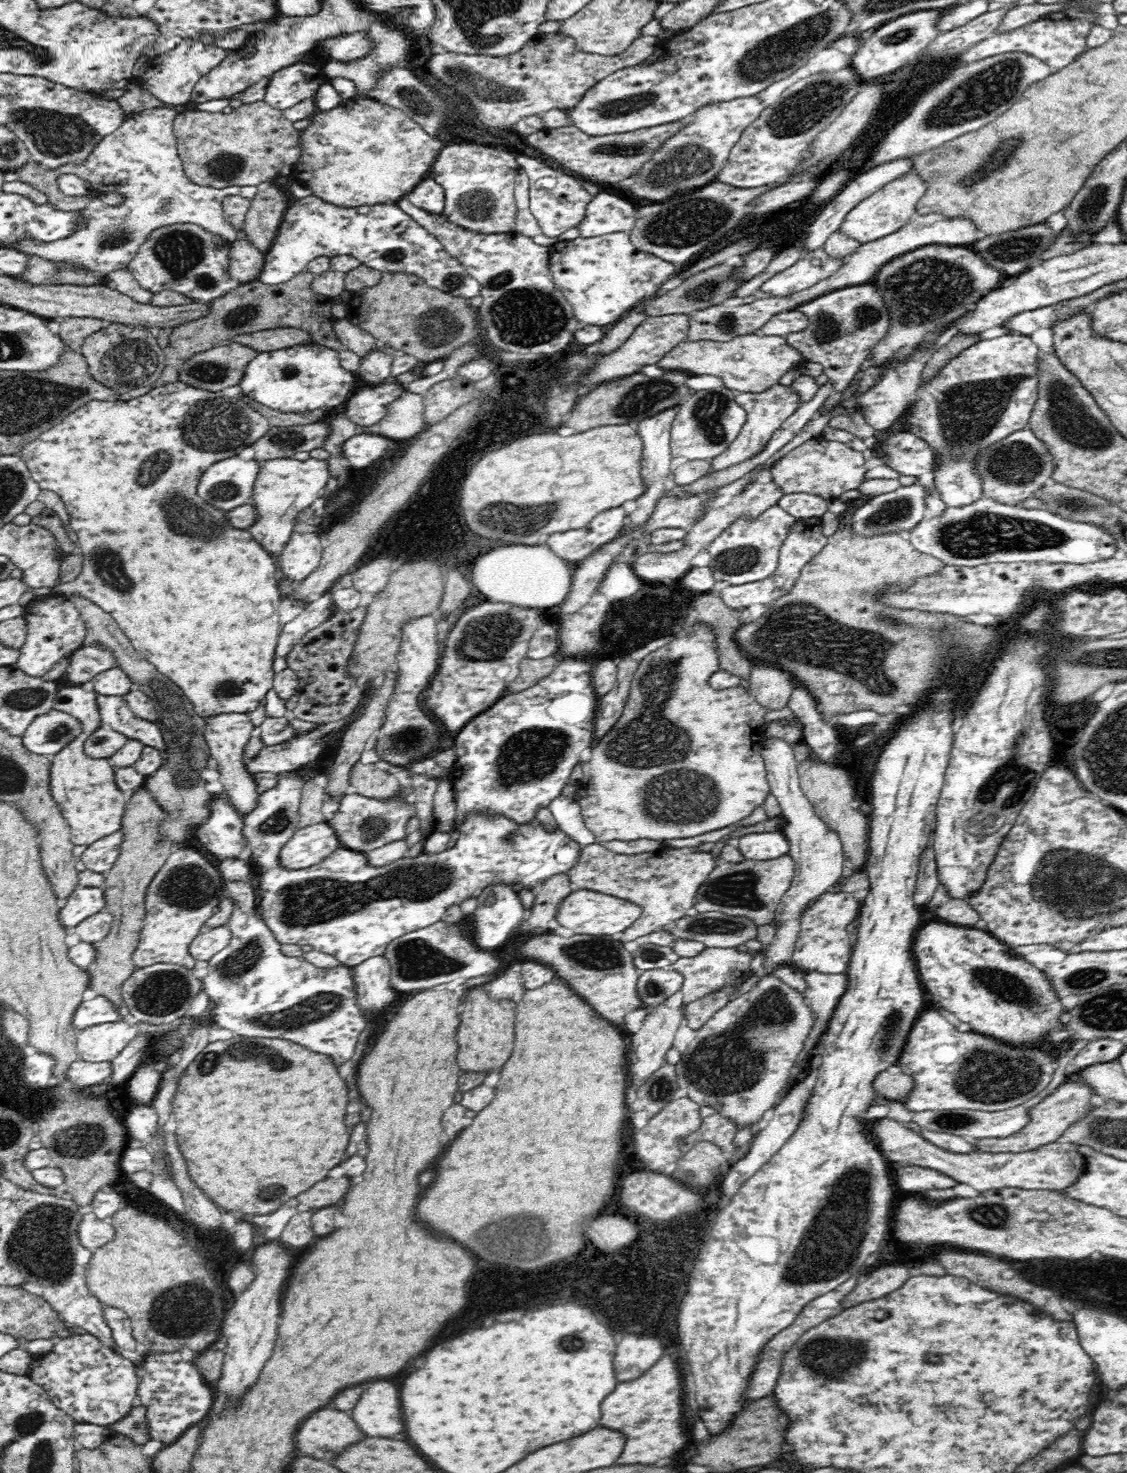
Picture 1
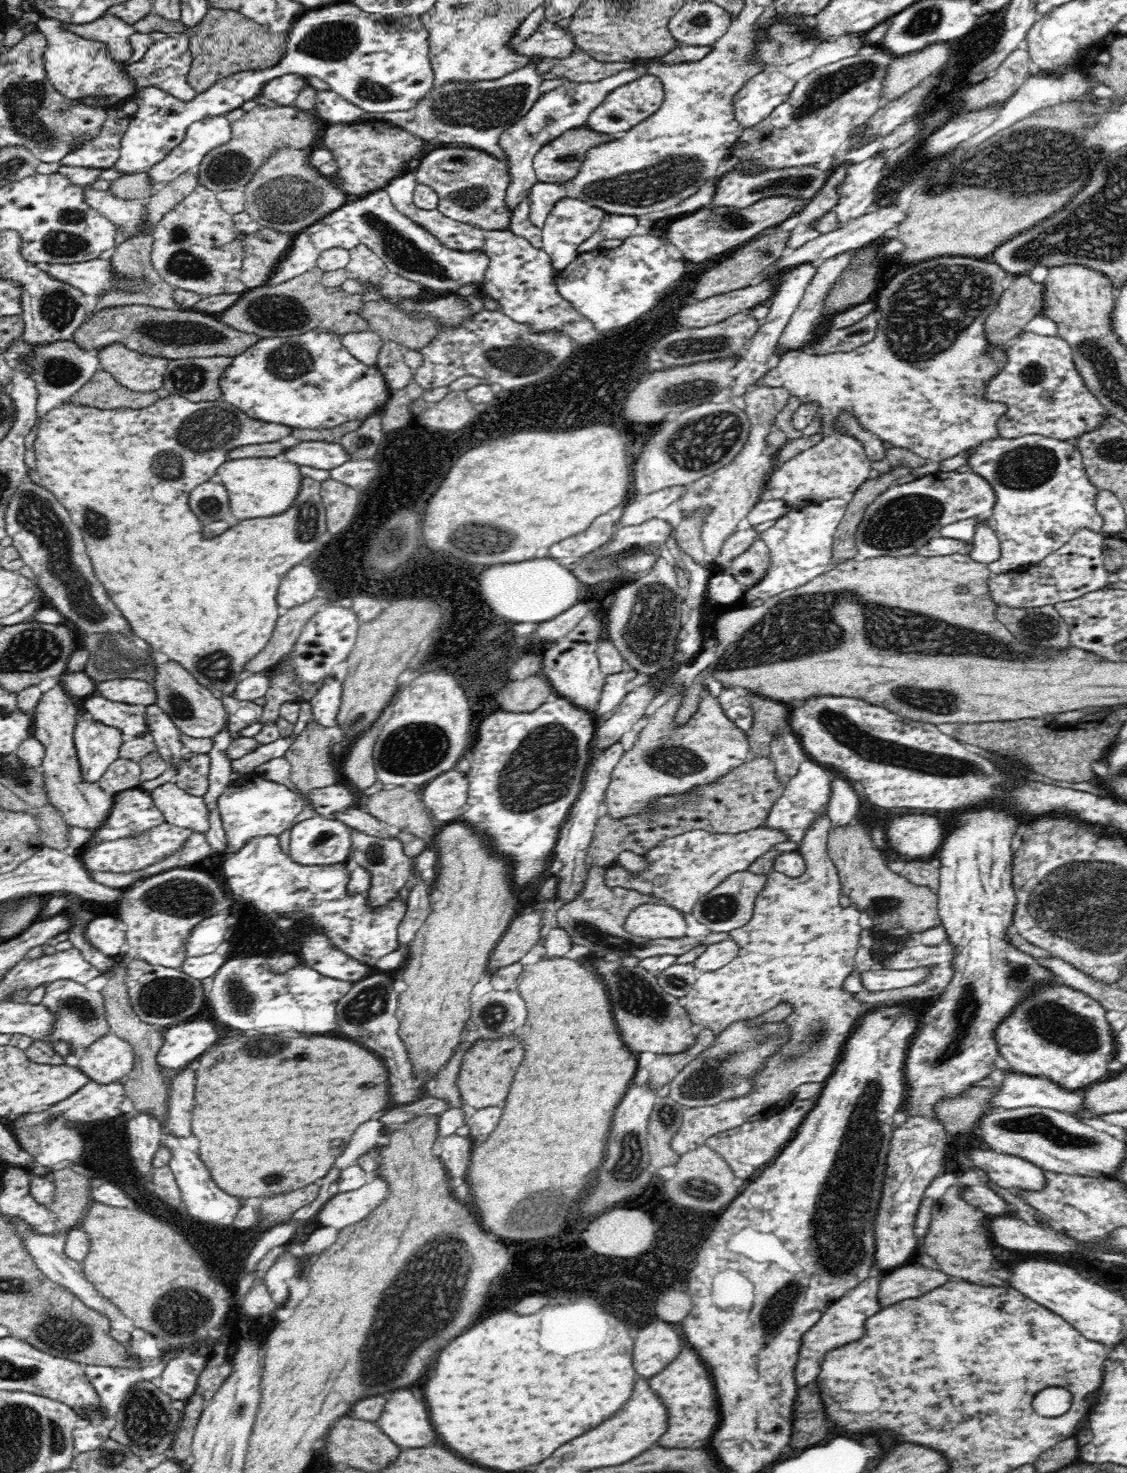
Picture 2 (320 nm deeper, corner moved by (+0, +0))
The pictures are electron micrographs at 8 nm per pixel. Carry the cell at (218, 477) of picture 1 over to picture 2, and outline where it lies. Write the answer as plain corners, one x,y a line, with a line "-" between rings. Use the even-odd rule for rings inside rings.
216,480
200,484
190,494
190,510
198,516
202,526
210,522
226,522
229,527
235,526
237,519
229,506
226,488

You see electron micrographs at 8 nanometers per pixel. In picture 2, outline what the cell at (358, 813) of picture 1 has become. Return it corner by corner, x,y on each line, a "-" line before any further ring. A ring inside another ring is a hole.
353,831
351,839
353,848
350,856
351,864
360,865
370,872
370,888
365,893
366,907
383,909
388,903
398,899
400,892
405,891
404,885
414,876
414,858
404,855
402,843
396,837
378,838
360,831

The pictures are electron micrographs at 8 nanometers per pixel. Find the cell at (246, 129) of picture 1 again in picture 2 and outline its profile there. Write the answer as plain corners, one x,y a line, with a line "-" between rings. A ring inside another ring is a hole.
261,103
231,124
232,138
225,145
212,149
197,167
201,185
210,190
229,191
238,189
238,186
246,186
262,160
268,158
276,148
312,147
318,136
318,128
322,126
314,113
292,105
272,108

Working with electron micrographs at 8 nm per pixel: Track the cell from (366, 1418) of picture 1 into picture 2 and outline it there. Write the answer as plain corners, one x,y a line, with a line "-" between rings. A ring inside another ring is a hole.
408,1390
392,1392
378,1424
392,1438
392,1442
402,1448
438,1444
434,1426
428,1420
426,1404

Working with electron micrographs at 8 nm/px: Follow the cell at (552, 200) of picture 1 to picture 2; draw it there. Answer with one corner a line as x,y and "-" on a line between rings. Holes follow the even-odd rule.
572,198
559,200
552,207
544,226
541,228
541,235
543,249
551,259
554,272
564,270
578,258
581,244
598,230
606,215
602,209

